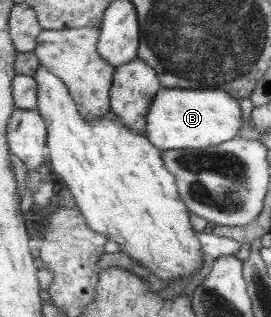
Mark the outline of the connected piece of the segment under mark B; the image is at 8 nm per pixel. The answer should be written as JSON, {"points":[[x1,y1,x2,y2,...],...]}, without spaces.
{"points":[[159,89,148,114,147,138,160,152,169,149,204,149,236,137,241,127,242,111,238,100,219,89]]}

